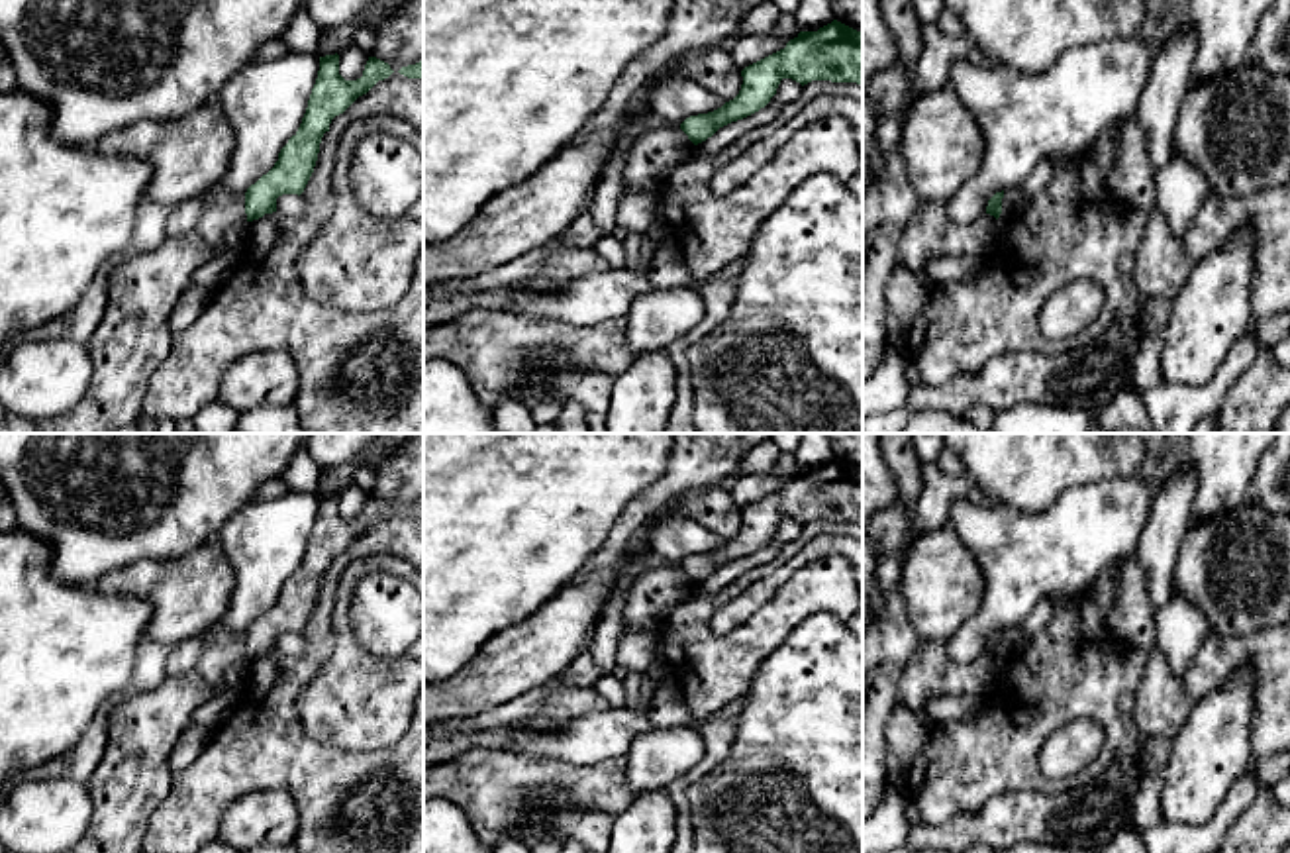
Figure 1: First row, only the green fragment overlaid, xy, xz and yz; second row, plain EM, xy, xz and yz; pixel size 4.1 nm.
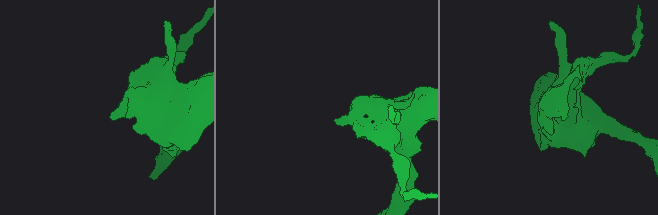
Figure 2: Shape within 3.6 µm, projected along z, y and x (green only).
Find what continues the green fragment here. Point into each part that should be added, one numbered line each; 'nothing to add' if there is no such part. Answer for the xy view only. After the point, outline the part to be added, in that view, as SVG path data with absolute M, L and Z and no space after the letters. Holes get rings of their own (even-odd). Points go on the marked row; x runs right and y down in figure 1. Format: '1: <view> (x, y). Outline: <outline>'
nothing to add

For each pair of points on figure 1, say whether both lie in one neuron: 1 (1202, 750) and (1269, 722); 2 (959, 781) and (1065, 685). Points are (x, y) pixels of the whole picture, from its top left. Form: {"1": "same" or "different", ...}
{"1": "different", "2": "same"}

